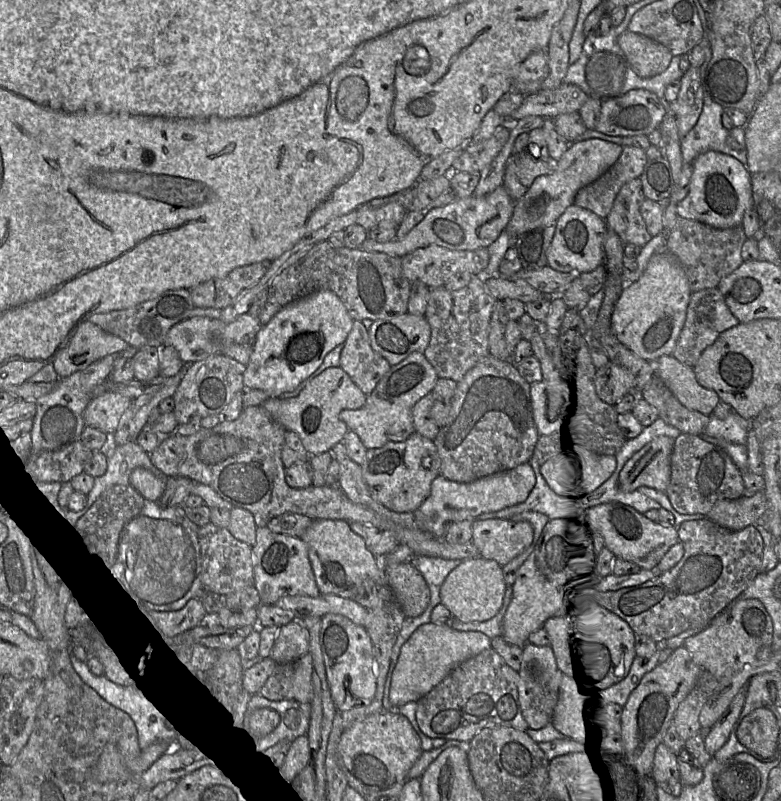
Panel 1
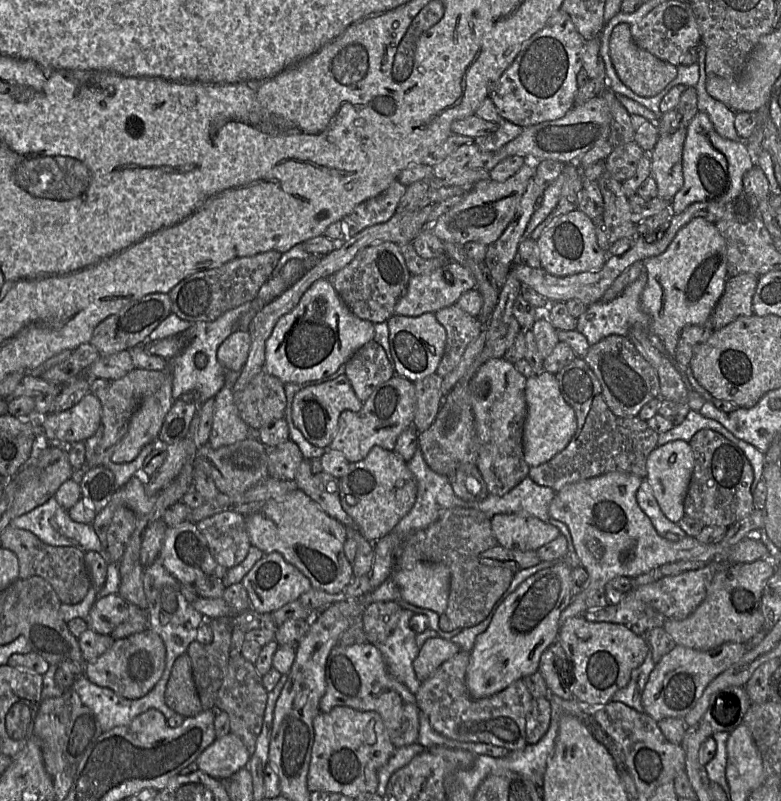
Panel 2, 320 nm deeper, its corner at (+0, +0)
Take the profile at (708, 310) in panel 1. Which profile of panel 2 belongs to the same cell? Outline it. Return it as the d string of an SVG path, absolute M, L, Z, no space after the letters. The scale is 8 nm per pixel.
M751 273L728 277L724 292L710 316L713 330L719 330L741 316L753 314L752 300L758 277Z

